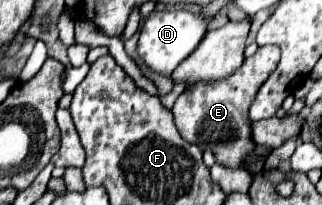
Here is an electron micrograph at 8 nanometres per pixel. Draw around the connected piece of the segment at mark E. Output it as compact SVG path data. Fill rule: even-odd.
M264 45L242 63L238 73L230 75L226 81L218 81L218 85L198 85L198 89L182 93L172 107L174 123L180 135L200 149L214 151L216 163L228 169L246 169L248 163L254 163L254 151L258 145L252 139L252 121L248 117L248 111L256 99L258 89L278 67L278 61L280 49L276 45Z

